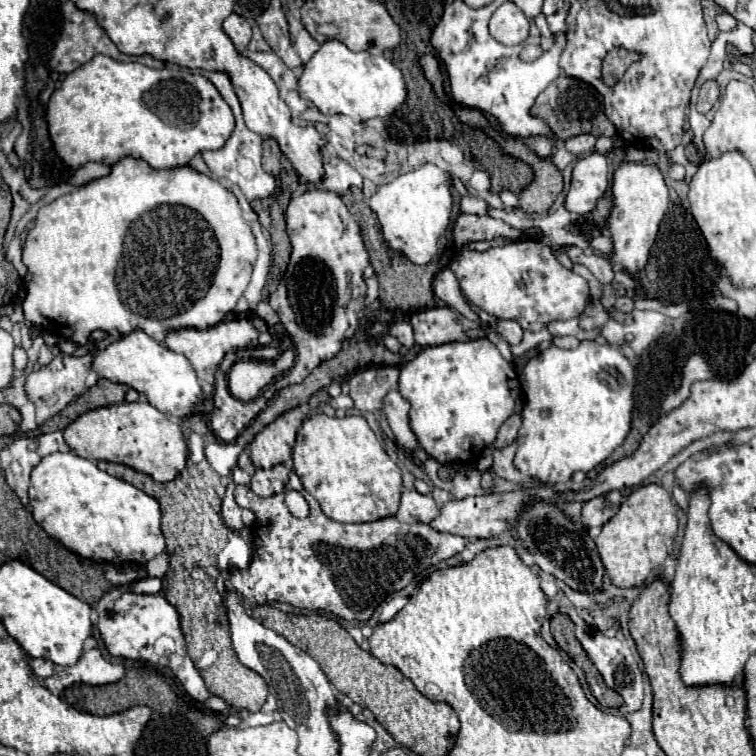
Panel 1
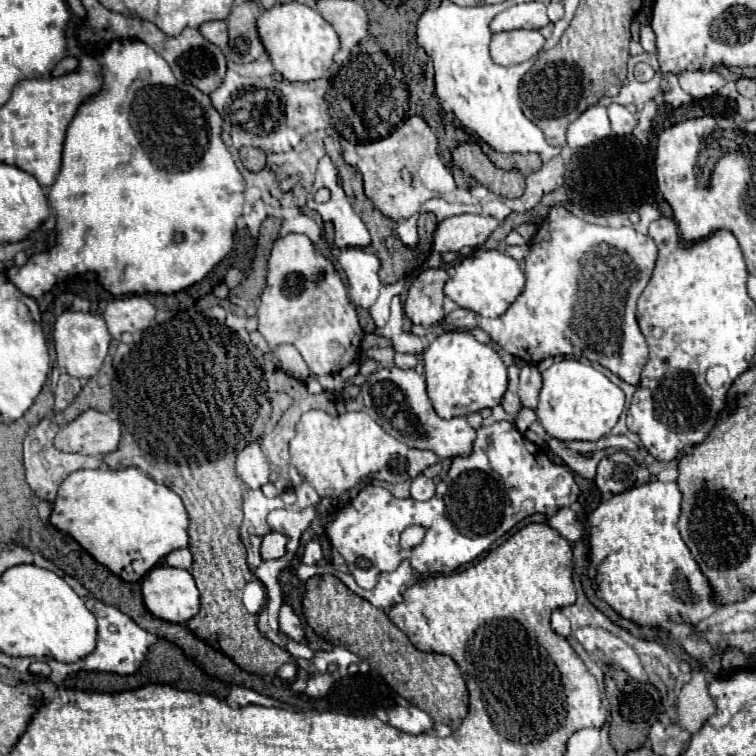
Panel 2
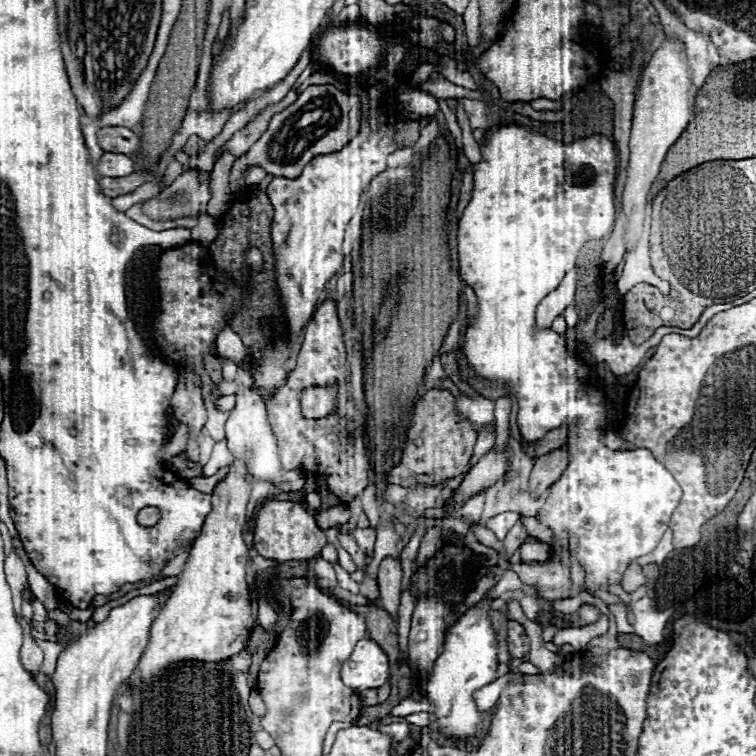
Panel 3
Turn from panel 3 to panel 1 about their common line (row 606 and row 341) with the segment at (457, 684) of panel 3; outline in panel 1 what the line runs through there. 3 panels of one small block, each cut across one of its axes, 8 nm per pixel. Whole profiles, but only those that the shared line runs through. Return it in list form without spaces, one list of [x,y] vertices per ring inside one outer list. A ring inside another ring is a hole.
[[[480,338],[424,348],[400,370],[400,394],[412,404],[410,426],[418,434],[422,448],[434,460],[440,464],[462,456],[468,460],[474,444],[478,448],[492,446],[498,428],[514,410],[506,368],[508,362],[502,358],[498,348],[488,338]],[[440,432],[444,434],[436,436]],[[454,434],[460,434],[460,438],[454,440]]]

